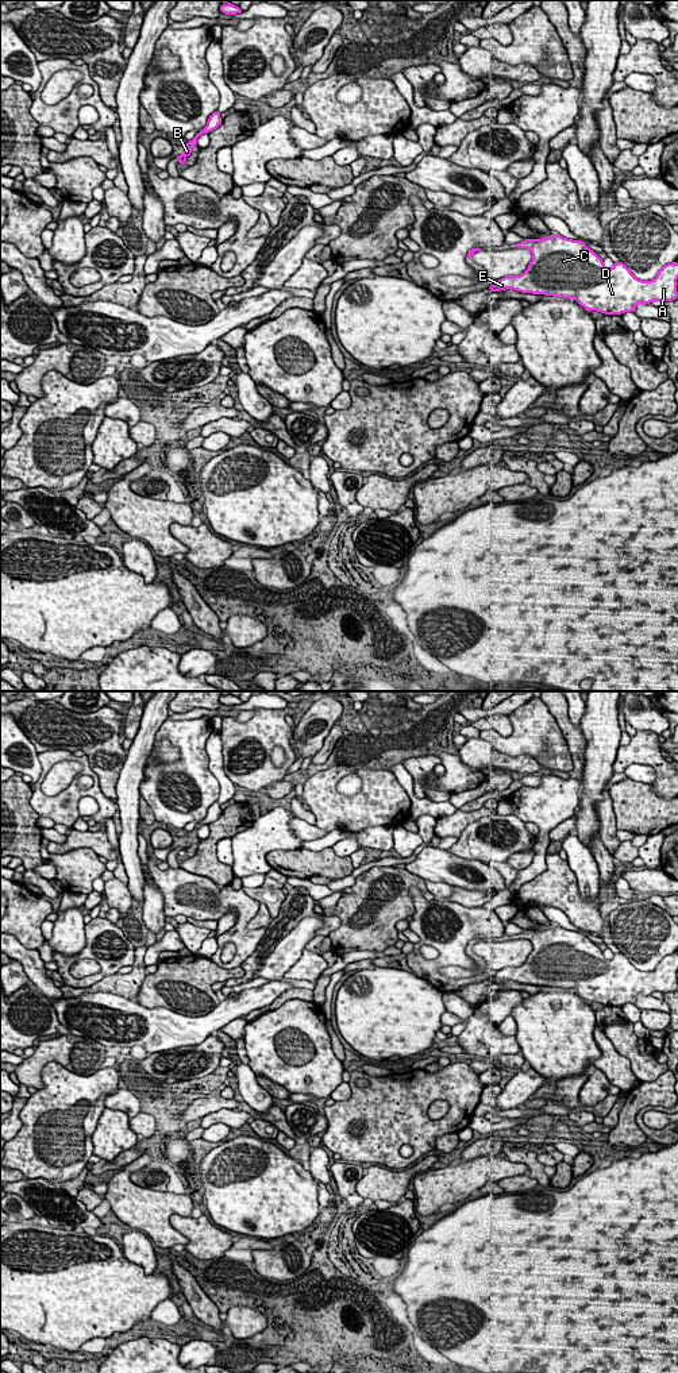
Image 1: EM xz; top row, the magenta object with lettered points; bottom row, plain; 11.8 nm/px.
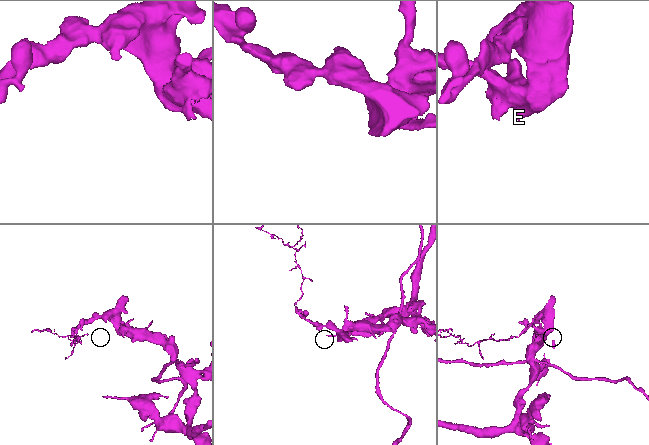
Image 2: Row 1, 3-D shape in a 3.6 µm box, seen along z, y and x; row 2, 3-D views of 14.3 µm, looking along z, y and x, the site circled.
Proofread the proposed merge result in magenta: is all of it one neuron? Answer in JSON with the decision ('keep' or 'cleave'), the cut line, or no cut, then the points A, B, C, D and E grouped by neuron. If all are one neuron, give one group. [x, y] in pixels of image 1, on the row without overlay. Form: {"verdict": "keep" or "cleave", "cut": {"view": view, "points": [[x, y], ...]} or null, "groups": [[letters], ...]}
{"verdict": "cleave", "cut": {"view": "xz", "points": [[183, 848], [178, 851]]}, "groups": [["A", "C", "D", "E"], ["B"]]}

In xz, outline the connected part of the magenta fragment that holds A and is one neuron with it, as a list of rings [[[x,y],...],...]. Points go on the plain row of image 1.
[[[555,925],[543,930],[525,930],[516,934],[515,940],[528,940],[532,944],[532,952],[523,965],[504,968],[490,976],[488,980],[492,984],[513,980],[521,984],[575,990],[586,1002],[605,1006],[621,1006],[633,1003],[637,995],[678,990],[678,953],[664,956],[654,971],[643,972],[636,969],[621,952],[616,953],[612,960],[606,960],[604,952],[583,932],[573,932]]]

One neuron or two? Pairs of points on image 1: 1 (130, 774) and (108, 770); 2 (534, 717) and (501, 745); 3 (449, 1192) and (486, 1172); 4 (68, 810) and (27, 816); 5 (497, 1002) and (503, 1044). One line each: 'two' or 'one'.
1: two
2: one
3: one
4: two
5: two

